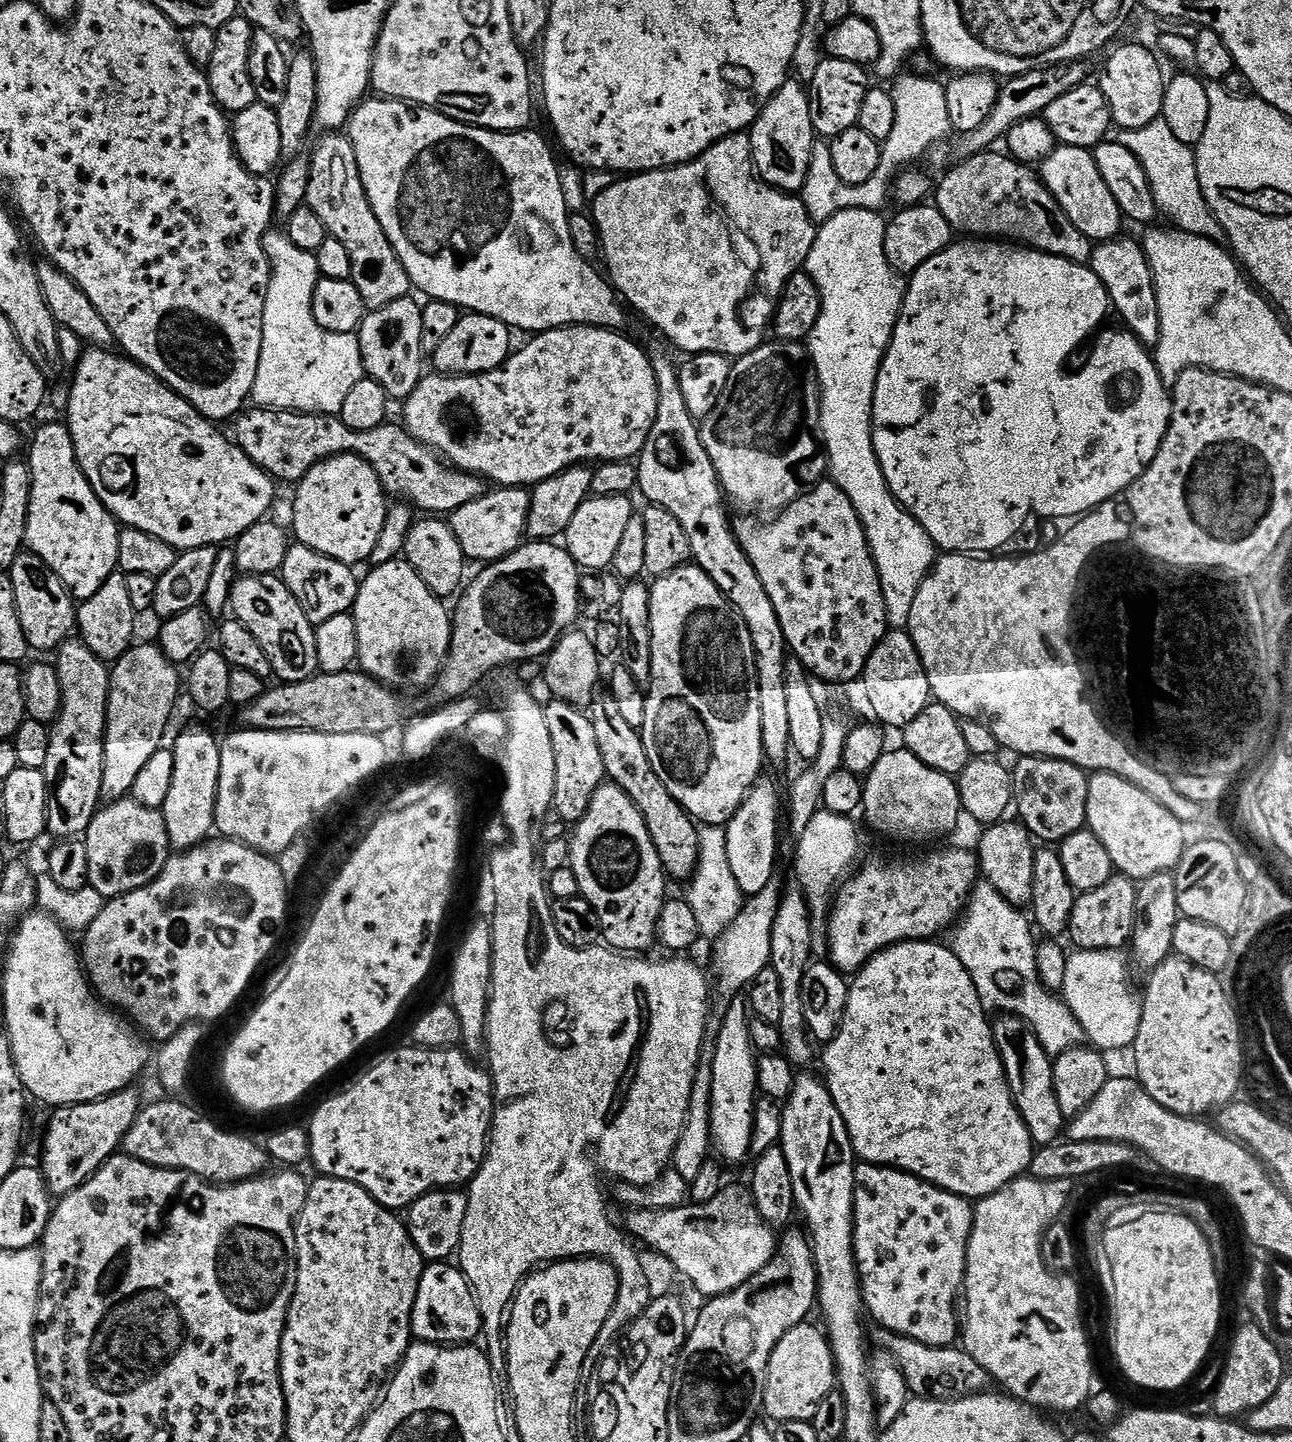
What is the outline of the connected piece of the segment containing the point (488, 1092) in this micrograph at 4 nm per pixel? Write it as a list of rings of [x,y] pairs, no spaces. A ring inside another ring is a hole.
[[[407,1046],[400,1048],[397,1052],[389,1054],[385,1060],[380,1060],[372,1069],[368,1076],[361,1078],[357,1084],[349,1086],[345,1092],[340,1092],[337,1096],[332,1096],[316,1113],[312,1116],[310,1123],[310,1135],[312,1137],[311,1163],[316,1163],[317,1173],[320,1176],[333,1176],[342,1178],[346,1182],[354,1182],[362,1186],[371,1194],[383,1208],[401,1210],[400,1208],[411,1209],[413,1205],[428,1193],[437,1190],[448,1190],[453,1186],[467,1185],[480,1172],[485,1157],[489,1152],[490,1133],[493,1129],[493,1115],[498,1108],[496,1102],[496,1092],[492,1089],[494,1076],[487,1067],[479,1068],[466,1053],[460,1052],[459,1047],[454,1048],[421,1048],[419,1046]]]

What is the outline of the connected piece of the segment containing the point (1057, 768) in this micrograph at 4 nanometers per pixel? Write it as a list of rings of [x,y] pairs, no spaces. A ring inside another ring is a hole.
[[[1049,756],[1039,758],[1024,758],[1019,761],[1020,769],[1015,769],[1014,780],[1018,785],[1018,812],[1019,819],[1025,824],[1037,841],[1068,840],[1080,831],[1085,831],[1088,824],[1088,782],[1089,773],[1065,760],[1055,760]]]

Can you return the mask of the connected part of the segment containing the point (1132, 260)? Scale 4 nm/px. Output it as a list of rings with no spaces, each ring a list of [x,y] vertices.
[[[1117,238],[1111,242],[1100,242],[1092,249],[1090,266],[1102,278],[1112,299],[1115,315],[1124,319],[1123,327],[1140,339],[1145,346],[1160,342],[1160,315],[1154,278],[1144,253],[1143,243]]]

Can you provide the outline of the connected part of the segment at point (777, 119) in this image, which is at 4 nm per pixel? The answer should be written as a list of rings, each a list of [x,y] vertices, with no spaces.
[[[788,91],[777,92],[752,125],[752,161],[756,164],[761,180],[765,180],[770,187],[779,192],[800,194],[804,191],[804,183],[808,181],[812,151],[817,146],[818,137],[816,127],[812,125],[814,104],[809,93],[807,96],[804,92]]]

